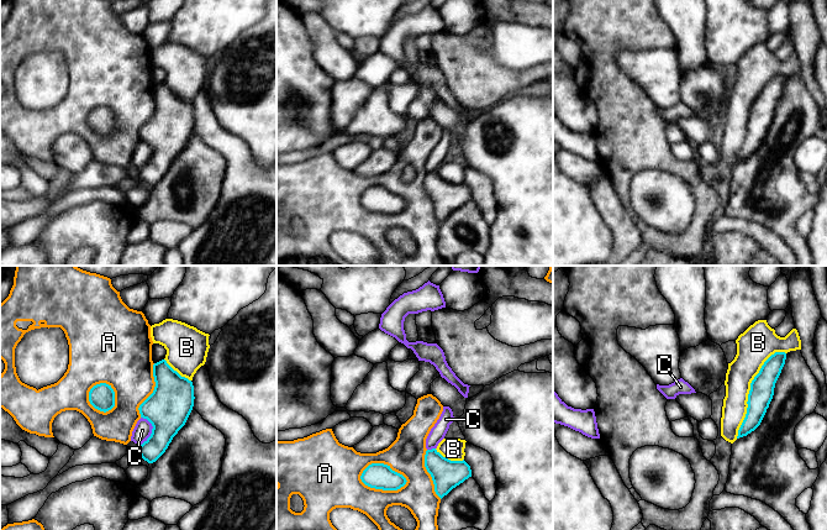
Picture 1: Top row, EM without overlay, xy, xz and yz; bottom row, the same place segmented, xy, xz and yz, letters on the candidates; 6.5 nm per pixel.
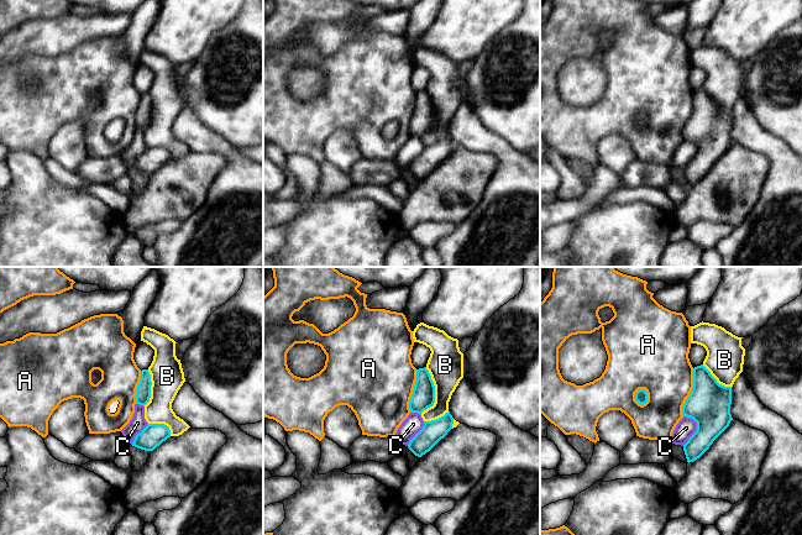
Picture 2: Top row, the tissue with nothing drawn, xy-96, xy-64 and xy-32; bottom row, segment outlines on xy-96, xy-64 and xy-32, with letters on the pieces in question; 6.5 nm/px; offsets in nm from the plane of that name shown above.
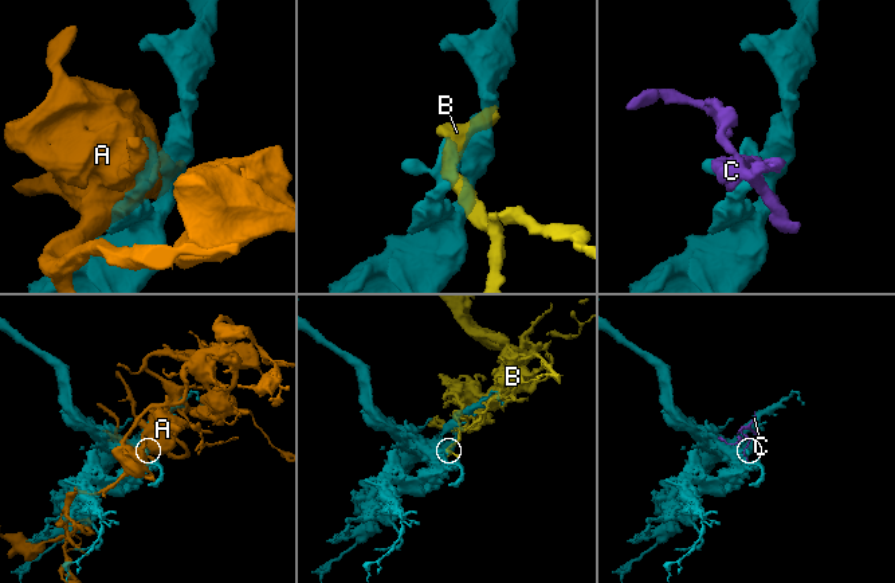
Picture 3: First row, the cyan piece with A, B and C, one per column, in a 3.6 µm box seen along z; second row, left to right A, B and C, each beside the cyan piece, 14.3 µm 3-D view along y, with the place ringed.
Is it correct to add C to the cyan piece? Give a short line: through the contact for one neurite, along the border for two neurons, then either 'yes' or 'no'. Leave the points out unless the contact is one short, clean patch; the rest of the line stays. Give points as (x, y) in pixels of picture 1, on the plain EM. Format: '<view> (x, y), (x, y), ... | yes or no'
xy (142, 140), (151, 147), (152, 156), (140, 169) | no

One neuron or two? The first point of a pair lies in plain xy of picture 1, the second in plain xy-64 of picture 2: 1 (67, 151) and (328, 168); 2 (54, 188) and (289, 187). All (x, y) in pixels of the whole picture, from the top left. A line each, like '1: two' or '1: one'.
1: two
2: two

